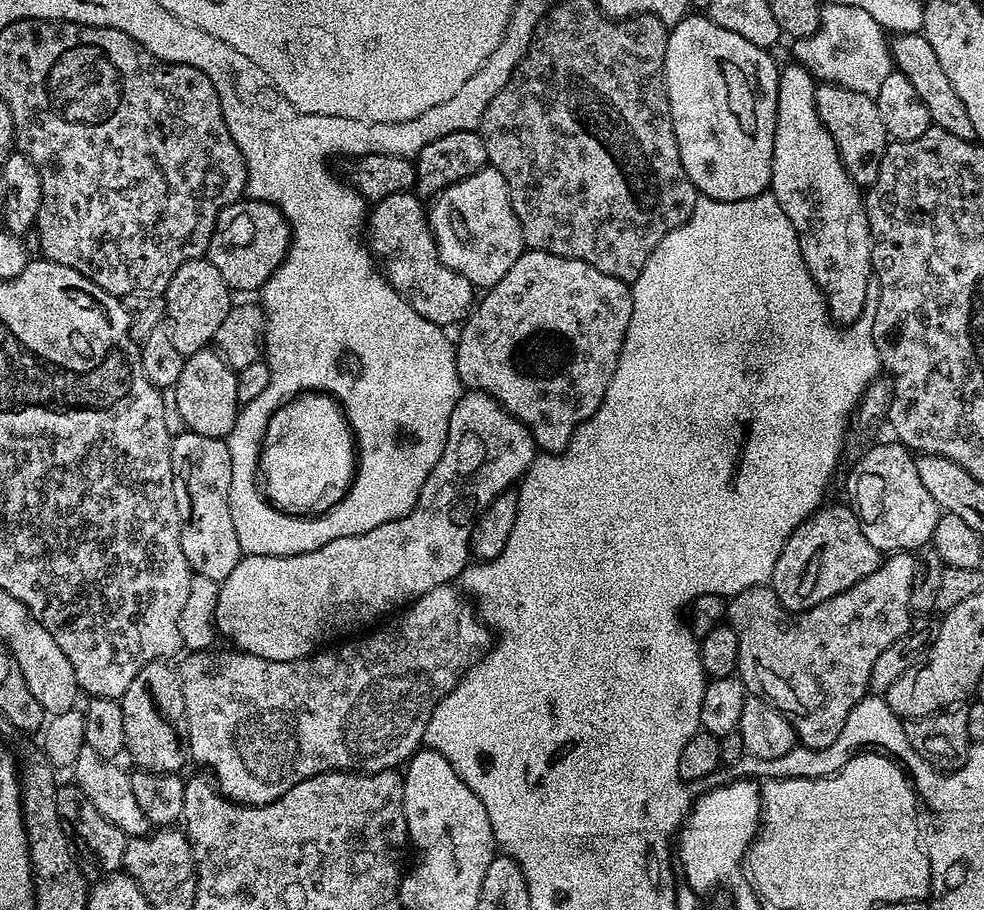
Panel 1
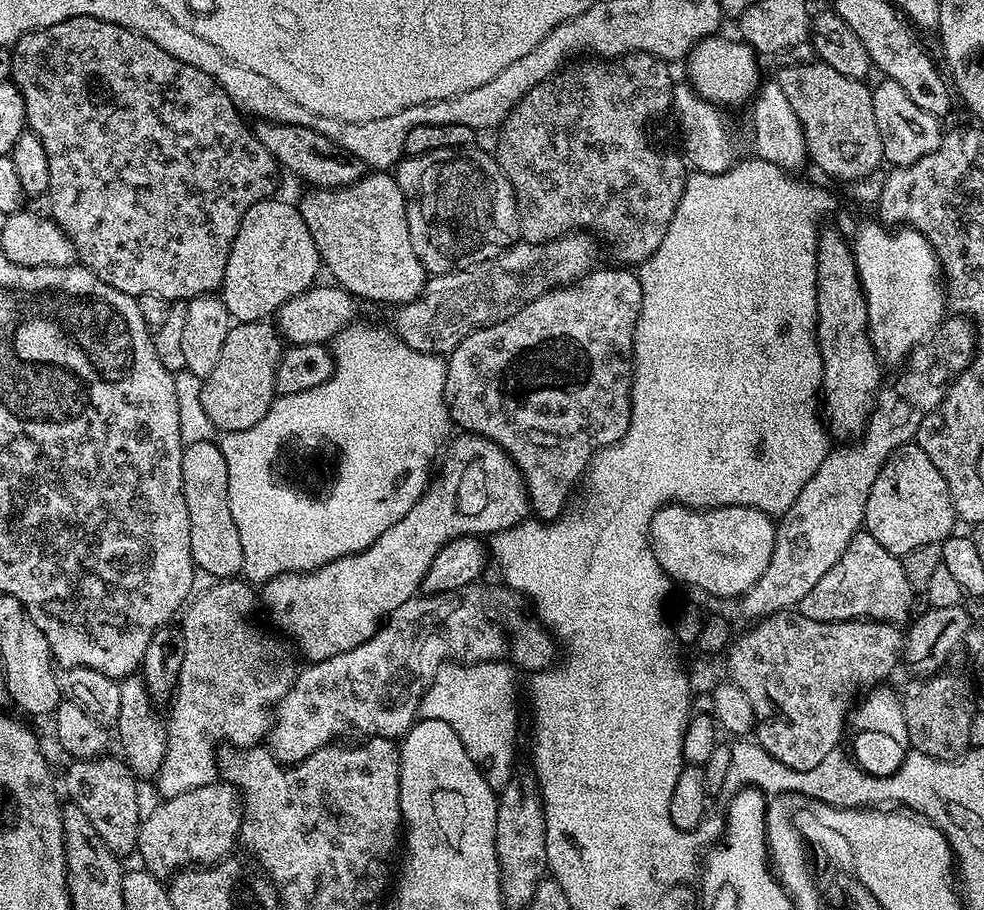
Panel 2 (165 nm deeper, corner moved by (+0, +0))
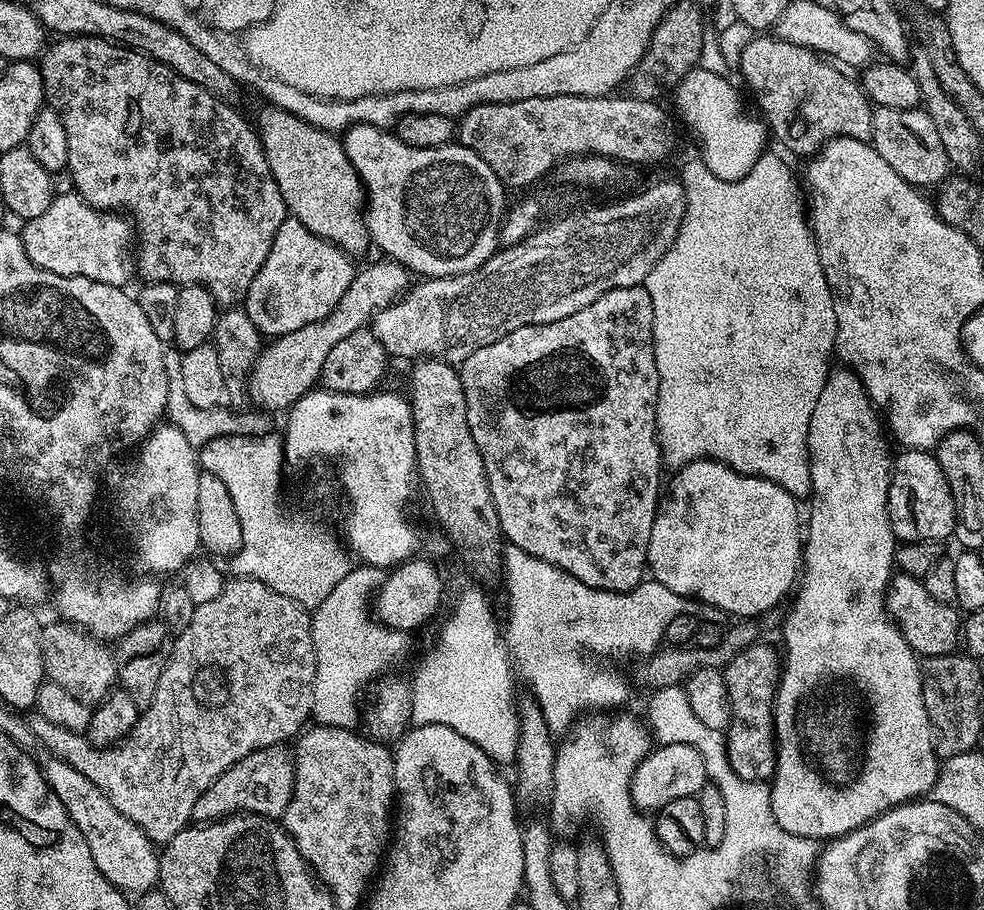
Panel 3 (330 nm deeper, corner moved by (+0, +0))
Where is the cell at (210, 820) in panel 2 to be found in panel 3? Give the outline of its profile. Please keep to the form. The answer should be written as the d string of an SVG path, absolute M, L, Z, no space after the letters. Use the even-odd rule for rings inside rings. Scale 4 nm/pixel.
M275 744L246 754L230 770L226 770L194 802L192 820L211 822L233 814L251 814L265 818L283 817L294 790L294 756L284 744Z

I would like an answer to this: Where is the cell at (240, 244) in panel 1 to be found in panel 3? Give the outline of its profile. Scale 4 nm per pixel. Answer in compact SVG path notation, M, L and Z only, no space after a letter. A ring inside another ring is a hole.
M286 218L282 226L278 226L278 234L274 234L274 242L270 246L270 254L266 254L266 262L262 262L262 270L258 270L258 274L254 274L254 282L250 282L242 310L250 322L254 322L261 337L275 338L302 330L302 326L310 326L310 322L326 318L326 314L338 306L342 294L346 294L346 286L350 286L354 275L354 267L348 260L351 260L349 253L306 230L302 222Z

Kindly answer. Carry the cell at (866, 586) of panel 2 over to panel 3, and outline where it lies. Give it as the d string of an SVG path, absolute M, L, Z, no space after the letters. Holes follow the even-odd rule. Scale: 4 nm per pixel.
M903 574L893 575L892 581L888 584L884 606L888 609L893 622L900 627L901 634L917 657L950 656L961 647L961 613L953 605L930 598L923 579Z

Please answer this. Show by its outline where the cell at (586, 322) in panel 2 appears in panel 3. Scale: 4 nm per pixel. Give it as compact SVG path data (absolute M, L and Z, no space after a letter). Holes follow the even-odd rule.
M626 286L610 290L602 294L602 298L594 298L590 306L582 306L582 310L570 314L570 318L522 326L506 334L506 338L498 338L498 342L490 342L490 346L482 346L482 350L474 350L474 354L470 354L470 358L466 358L458 368L462 390L466 394L466 422L470 426L474 446L478 446L478 454L482 456L490 498L500 523L501 537L507 543L526 550L526 554L542 562L550 562L555 568L578 578L578 582L607 592L633 592L640 581L645 579L650 530L654 526L656 509L662 499L662 457L656 430L656 403L660 383L652 345L653 322L654 310L647 287Z

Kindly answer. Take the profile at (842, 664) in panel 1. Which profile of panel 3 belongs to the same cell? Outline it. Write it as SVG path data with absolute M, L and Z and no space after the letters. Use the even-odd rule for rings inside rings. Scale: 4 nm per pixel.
M757 642L745 648L722 671L726 694L732 711L732 721L726 729L730 766L742 779L771 781L776 770L776 726L772 705L776 699L776 685L780 682L782 656L768 644Z

